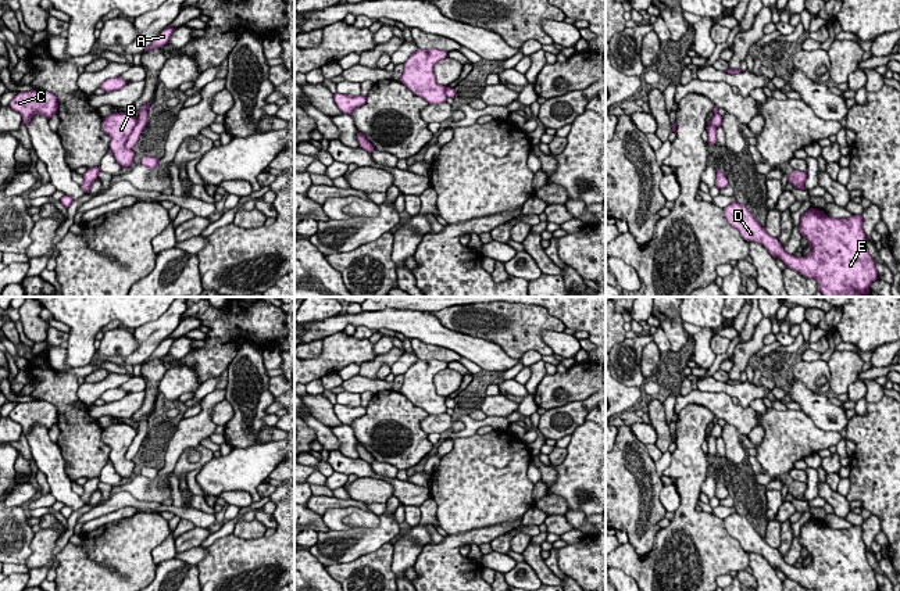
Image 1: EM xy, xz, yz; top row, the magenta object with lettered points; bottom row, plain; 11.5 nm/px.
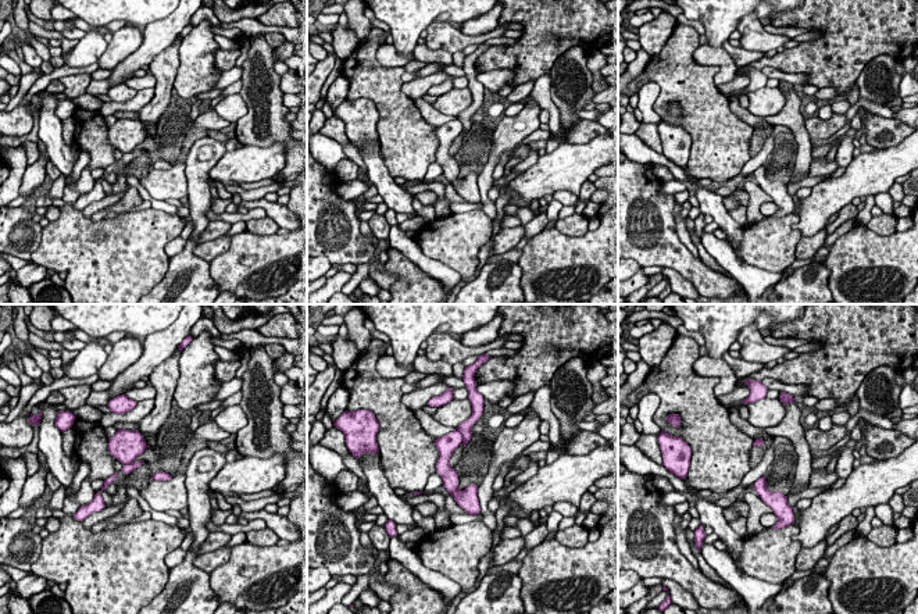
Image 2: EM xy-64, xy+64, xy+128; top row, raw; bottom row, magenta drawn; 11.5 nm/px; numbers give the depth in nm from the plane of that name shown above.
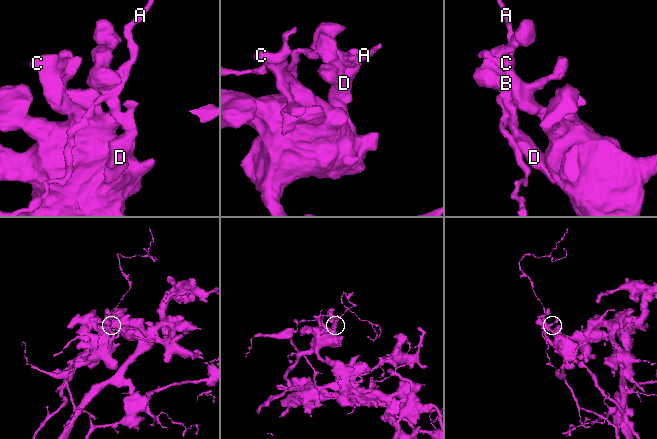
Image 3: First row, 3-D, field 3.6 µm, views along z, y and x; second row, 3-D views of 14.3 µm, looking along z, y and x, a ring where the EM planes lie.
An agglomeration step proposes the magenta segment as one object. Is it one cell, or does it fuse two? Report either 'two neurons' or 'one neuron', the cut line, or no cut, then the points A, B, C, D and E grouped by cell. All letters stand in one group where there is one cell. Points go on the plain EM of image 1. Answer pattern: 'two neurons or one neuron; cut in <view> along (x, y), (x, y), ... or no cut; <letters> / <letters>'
one neuron; no cut; A B C D E

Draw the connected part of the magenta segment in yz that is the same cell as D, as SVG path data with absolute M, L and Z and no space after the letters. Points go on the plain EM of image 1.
M738 512L724 519L728 534L736 538L746 552L762 555L768 563L783 574L799 583L807 590L815 591L876 591L878 581L875 572L867 560L867 549L862 540L862 526L850 529L831 529L824 522L810 519L800 529L800 544L807 549L811 562L806 567L794 567L788 565L776 548L769 547L765 540L754 530L750 522Z

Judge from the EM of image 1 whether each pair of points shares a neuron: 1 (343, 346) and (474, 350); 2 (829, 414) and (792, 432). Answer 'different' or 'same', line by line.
1: different
2: different

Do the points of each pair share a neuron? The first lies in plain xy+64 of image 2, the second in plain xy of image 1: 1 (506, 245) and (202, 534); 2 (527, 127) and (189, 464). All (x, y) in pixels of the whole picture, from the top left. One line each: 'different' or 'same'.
1: same
2: different

